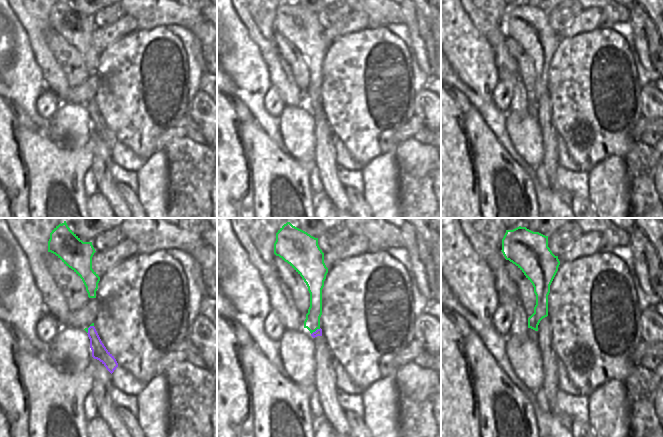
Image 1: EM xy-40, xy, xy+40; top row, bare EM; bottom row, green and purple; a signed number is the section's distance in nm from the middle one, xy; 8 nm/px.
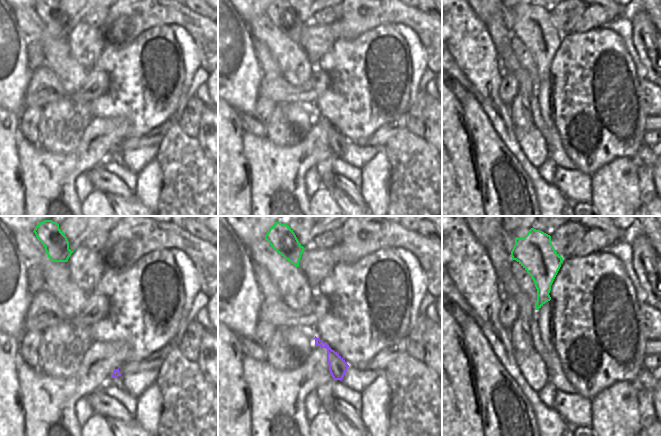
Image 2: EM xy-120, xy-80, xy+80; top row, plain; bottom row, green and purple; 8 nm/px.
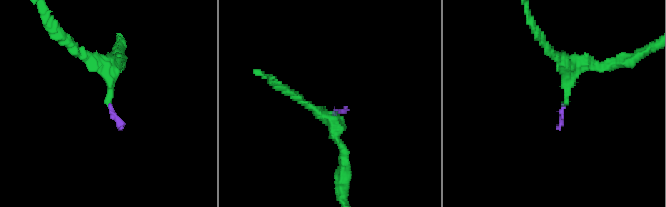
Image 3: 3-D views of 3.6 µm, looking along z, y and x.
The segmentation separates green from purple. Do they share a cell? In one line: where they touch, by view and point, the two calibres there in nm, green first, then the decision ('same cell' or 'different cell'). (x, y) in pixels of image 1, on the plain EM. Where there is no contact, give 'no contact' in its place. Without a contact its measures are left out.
xy (315, 106) | 130/60 nm | same cell

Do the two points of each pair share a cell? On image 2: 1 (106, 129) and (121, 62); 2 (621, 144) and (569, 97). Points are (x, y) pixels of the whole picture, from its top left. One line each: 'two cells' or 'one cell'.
1: two cells
2: one cell

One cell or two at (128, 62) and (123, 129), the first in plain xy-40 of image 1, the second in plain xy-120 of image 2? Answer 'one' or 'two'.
two

